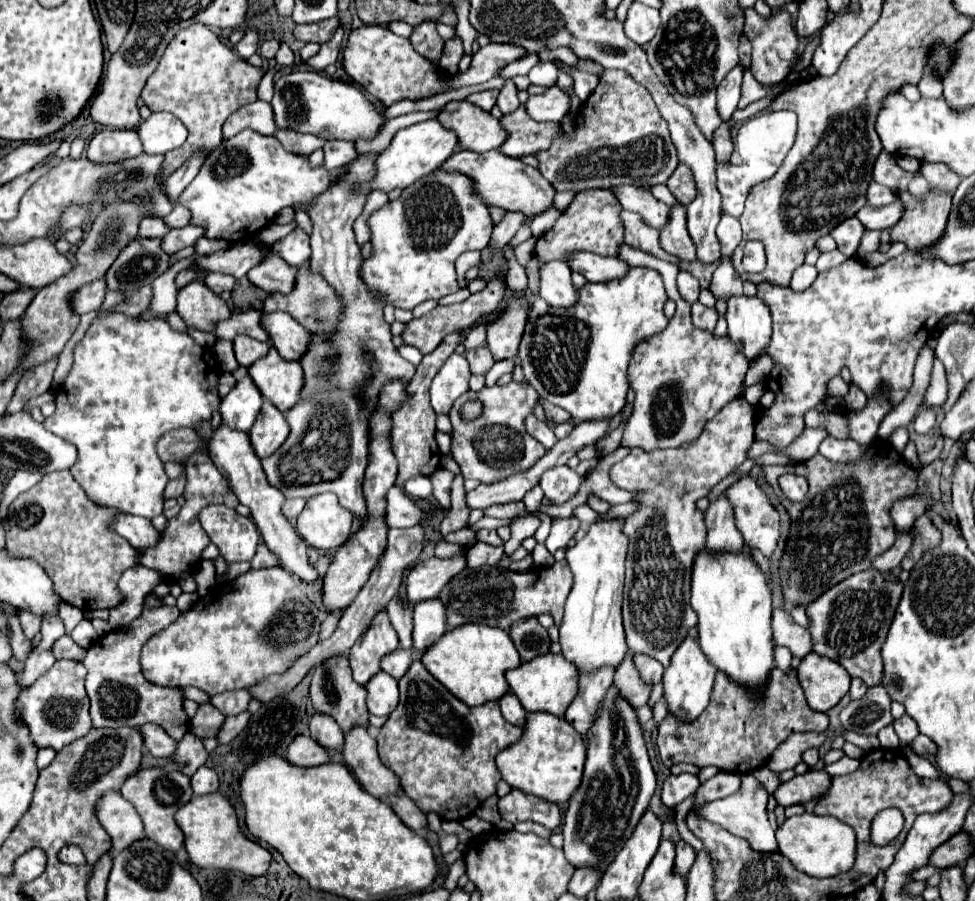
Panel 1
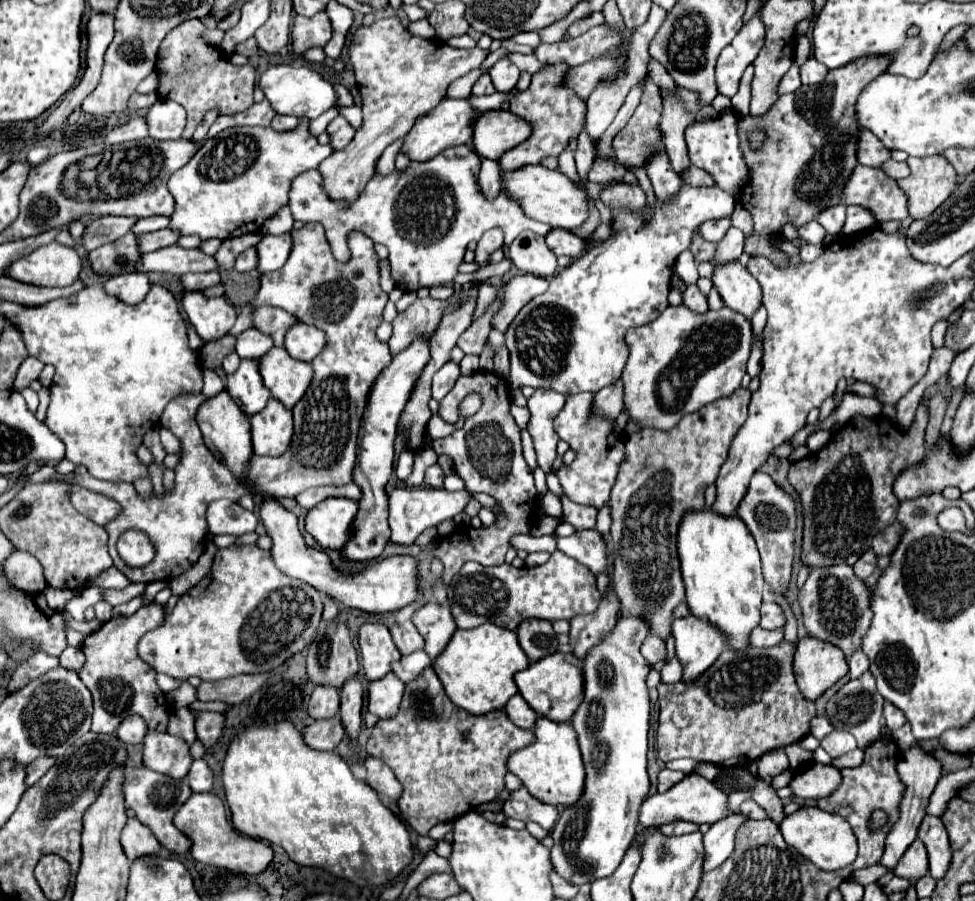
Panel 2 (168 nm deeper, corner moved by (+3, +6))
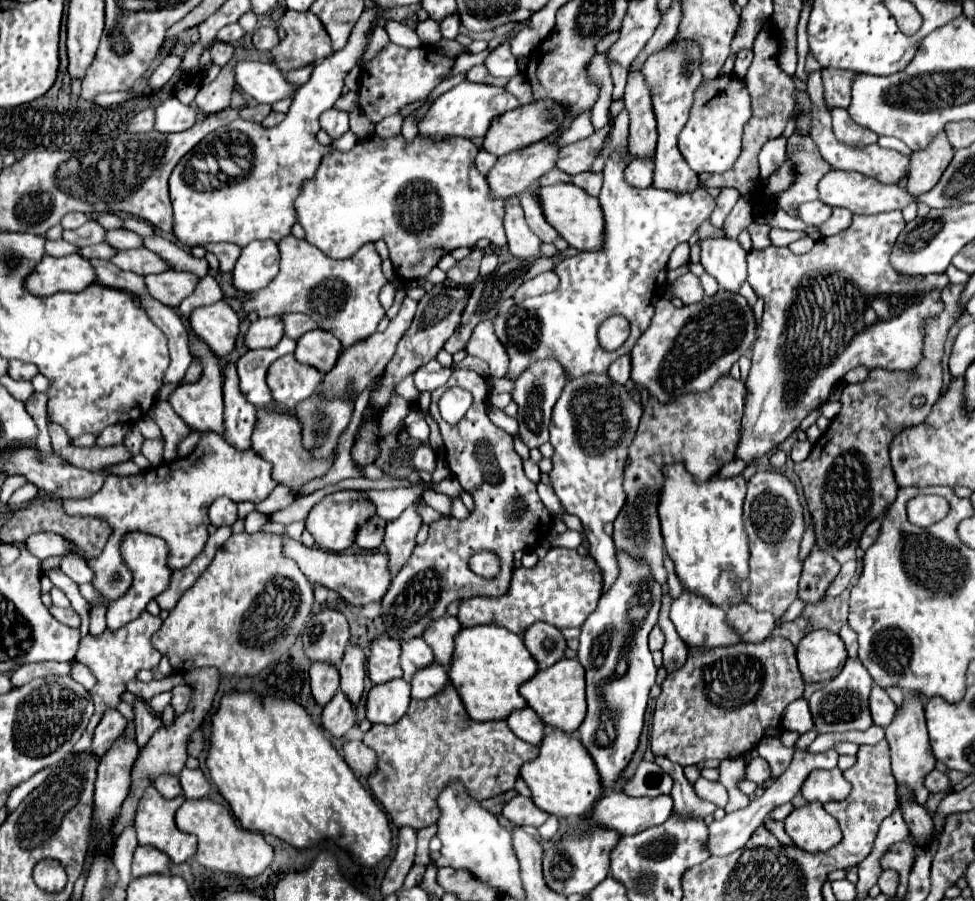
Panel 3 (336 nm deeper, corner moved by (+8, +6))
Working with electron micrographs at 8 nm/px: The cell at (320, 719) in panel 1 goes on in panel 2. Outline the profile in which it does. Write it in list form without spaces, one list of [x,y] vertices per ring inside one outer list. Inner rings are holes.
[[[316,686],[308,704],[308,714],[314,720],[326,720],[326,718],[334,718],[338,710],[340,710],[338,690],[328,686]]]

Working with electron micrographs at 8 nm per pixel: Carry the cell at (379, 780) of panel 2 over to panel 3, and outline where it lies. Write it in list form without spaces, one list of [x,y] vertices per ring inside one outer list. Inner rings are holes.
[[[345,742],[343,744],[343,752],[345,752],[345,762],[349,764],[349,768],[361,776],[367,778],[373,770],[375,770],[375,752],[365,746],[363,742]]]

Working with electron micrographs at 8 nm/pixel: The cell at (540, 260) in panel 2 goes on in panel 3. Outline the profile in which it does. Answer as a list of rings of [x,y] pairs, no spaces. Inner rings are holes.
[[[511,196],[505,200],[505,232],[507,232],[507,246],[513,256],[517,258],[535,258],[539,256],[539,238],[529,230],[523,208],[519,206],[519,198]]]

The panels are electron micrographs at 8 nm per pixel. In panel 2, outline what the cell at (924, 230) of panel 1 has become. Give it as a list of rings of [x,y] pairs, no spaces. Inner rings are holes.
[[[944,156],[908,158],[910,176],[900,180],[898,186],[908,196],[908,214],[914,220],[926,218],[936,210],[956,188],[958,176]]]

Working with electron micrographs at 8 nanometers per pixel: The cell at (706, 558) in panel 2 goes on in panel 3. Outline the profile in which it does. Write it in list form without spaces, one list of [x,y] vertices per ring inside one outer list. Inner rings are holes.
[[[681,462],[663,466],[663,490],[659,498],[659,522],[661,522],[661,534],[665,540],[665,548],[669,558],[675,562],[675,572],[681,580],[681,584],[695,592],[709,602],[721,606],[721,604],[739,604],[745,594],[749,592],[749,544],[747,534],[743,530],[741,520],[741,508],[745,500],[745,478],[743,476],[731,476],[721,478],[719,474],[713,474],[707,482],[695,482],[693,474],[687,472],[687,468]]]

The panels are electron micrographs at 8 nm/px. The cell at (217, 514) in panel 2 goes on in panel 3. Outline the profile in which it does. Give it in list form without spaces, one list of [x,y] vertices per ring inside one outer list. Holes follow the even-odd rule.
[[[217,498],[209,508],[211,524],[215,526],[231,526],[237,520],[237,504],[231,498]]]

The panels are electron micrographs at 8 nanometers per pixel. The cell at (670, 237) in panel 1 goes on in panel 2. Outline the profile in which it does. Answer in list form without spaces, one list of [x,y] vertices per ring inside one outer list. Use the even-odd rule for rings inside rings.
[[[664,152],[656,154],[656,158],[648,162],[646,174],[652,180],[656,198],[660,198],[660,202],[668,202],[668,198],[672,198],[672,194],[676,194],[676,190],[680,190],[682,186],[680,176],[672,170]]]

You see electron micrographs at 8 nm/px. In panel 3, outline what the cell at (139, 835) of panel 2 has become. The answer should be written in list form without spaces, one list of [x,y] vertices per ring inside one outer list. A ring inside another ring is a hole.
[[[137,846],[133,858],[133,878],[141,878],[147,874],[165,874],[169,872],[171,860],[155,850],[153,846]]]

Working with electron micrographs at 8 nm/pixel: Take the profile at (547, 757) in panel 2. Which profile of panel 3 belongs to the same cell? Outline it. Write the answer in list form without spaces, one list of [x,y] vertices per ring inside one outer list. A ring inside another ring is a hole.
[[[561,730],[547,732],[541,742],[539,756],[523,764],[521,778],[531,788],[535,806],[557,818],[577,818],[585,814],[603,794],[603,786],[599,786],[599,772],[595,770],[595,762],[591,762],[591,754],[587,754],[577,736],[569,736]]]

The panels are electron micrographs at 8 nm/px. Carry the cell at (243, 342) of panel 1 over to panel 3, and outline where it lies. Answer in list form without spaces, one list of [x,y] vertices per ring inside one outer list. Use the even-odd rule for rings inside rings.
[[[259,318],[251,324],[245,334],[247,348],[273,348],[283,338],[283,322],[281,318]]]

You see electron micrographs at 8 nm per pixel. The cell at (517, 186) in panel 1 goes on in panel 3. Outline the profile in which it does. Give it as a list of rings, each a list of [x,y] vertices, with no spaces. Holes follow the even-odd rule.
[[[575,184],[541,186],[539,198],[541,198],[541,206],[547,222],[569,242],[571,248],[579,252],[603,250],[603,210],[597,198],[589,196],[585,190],[577,188]]]

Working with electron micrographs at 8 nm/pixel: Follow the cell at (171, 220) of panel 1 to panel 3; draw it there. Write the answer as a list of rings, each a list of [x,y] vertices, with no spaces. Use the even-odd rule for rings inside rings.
[[[103,212],[99,216],[95,216],[95,222],[99,222],[105,230],[111,230],[111,228],[121,228],[121,218],[111,214],[111,212]]]

